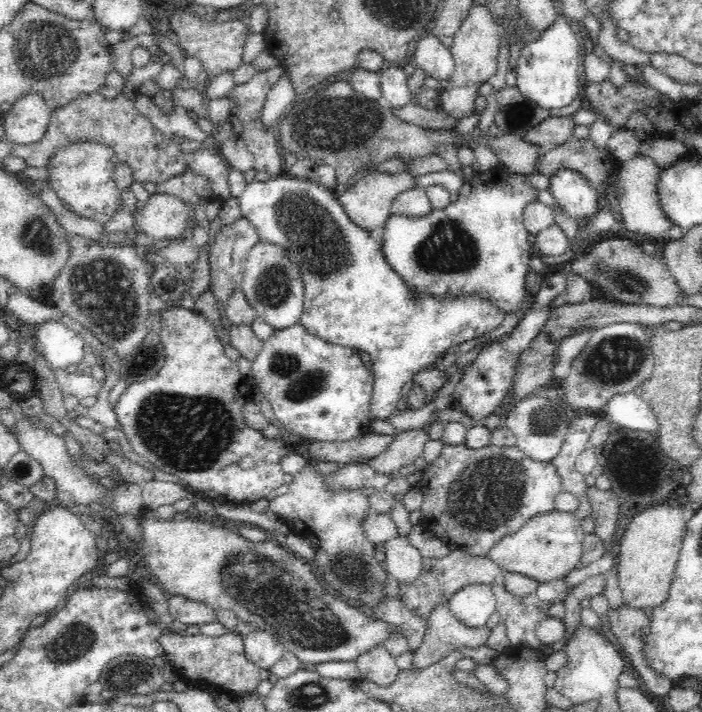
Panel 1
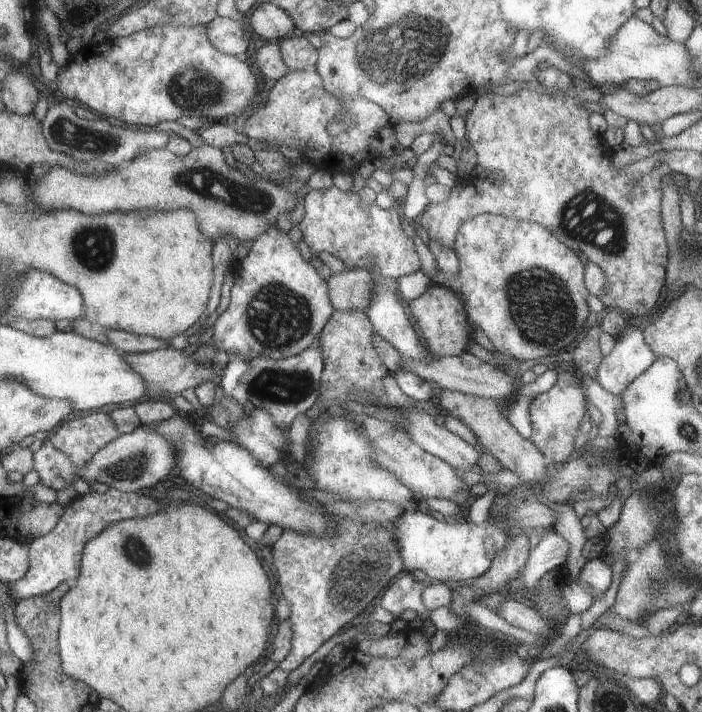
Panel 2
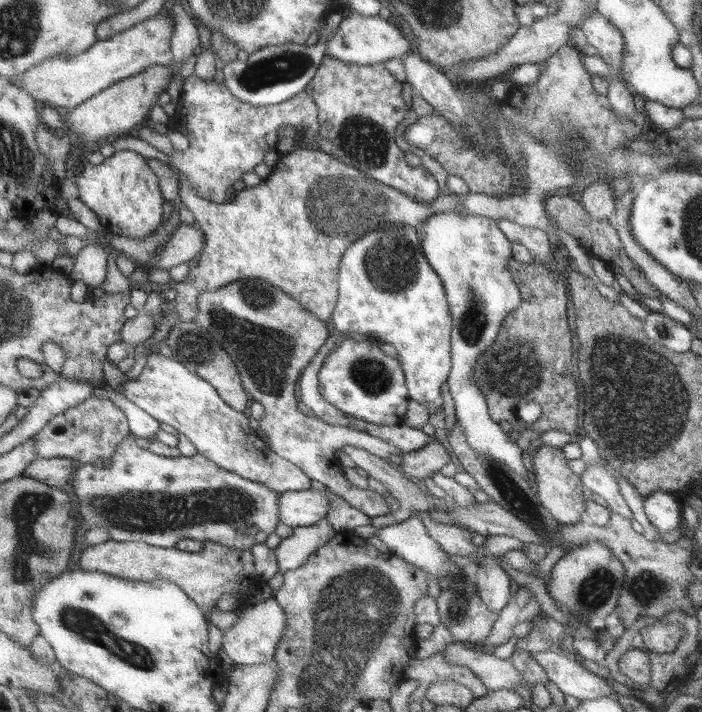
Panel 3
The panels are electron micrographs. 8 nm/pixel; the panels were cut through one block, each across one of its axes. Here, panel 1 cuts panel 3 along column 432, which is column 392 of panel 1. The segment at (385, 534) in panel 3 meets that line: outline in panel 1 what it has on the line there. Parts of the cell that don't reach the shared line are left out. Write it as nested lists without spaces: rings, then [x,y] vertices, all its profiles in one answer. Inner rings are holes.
[[[396,536],[388,542],[384,542],[385,561],[387,572],[392,578],[400,582],[411,582],[419,574],[422,568],[422,553],[420,549],[410,545],[406,536]]]

